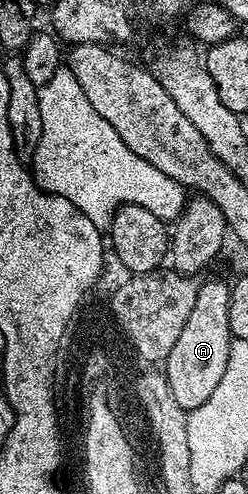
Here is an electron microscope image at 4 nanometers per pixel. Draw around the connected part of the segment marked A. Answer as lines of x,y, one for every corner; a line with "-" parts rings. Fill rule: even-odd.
203,279
198,285
192,314
188,314
184,330
180,330
180,338
176,338
176,346
172,346
172,354
168,354
164,362
164,375
172,390
172,398
187,410
202,406
208,400
220,383
224,366
228,366
232,343
228,326
229,297
230,284
227,281

